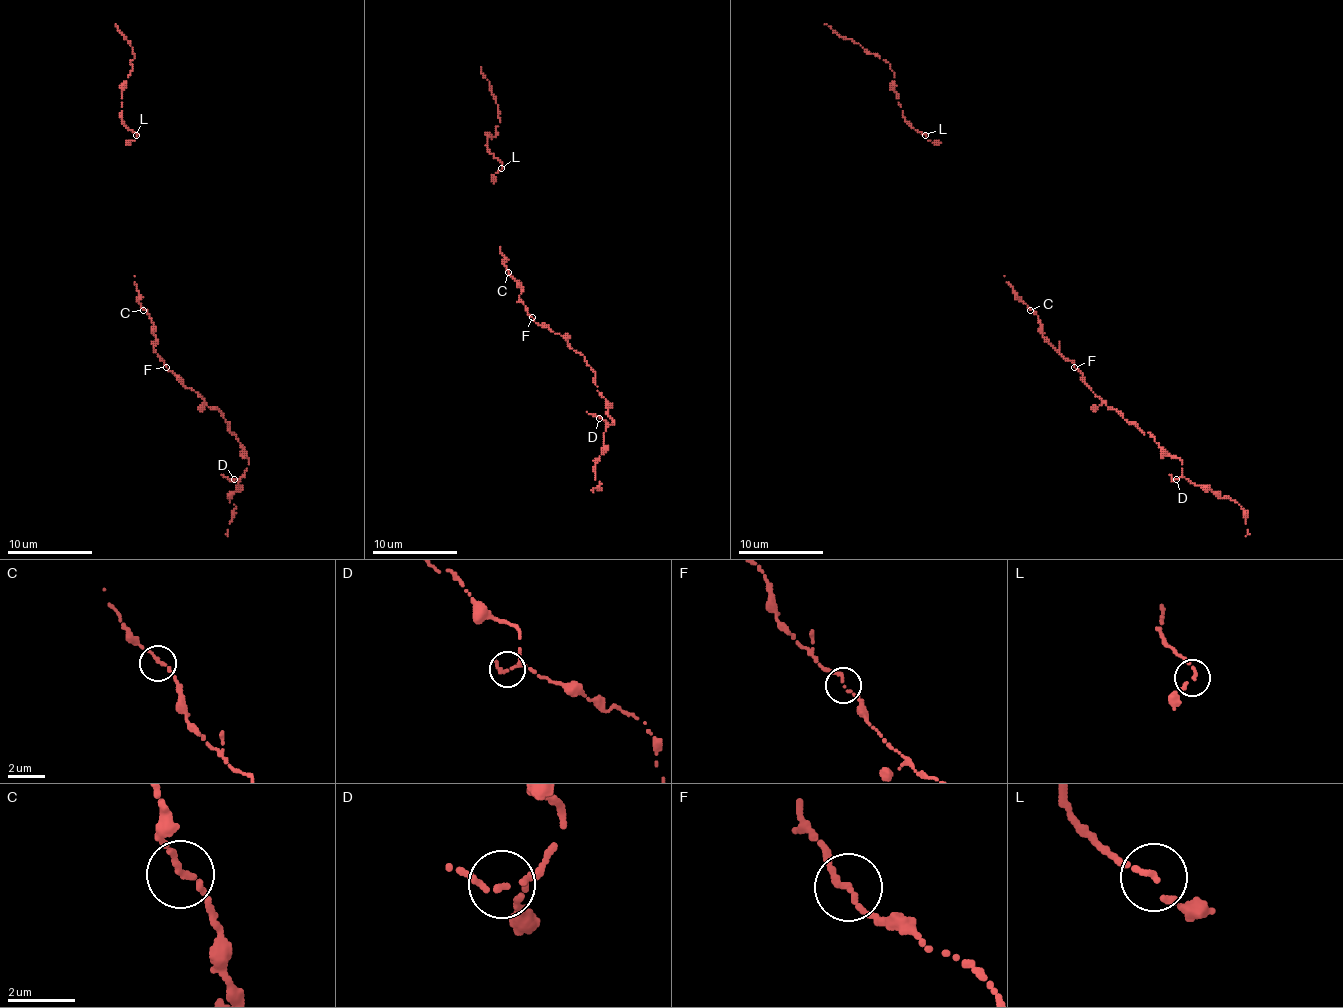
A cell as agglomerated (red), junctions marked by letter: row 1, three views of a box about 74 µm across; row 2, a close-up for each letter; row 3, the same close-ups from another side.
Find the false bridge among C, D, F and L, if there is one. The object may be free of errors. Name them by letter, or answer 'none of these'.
none of these

